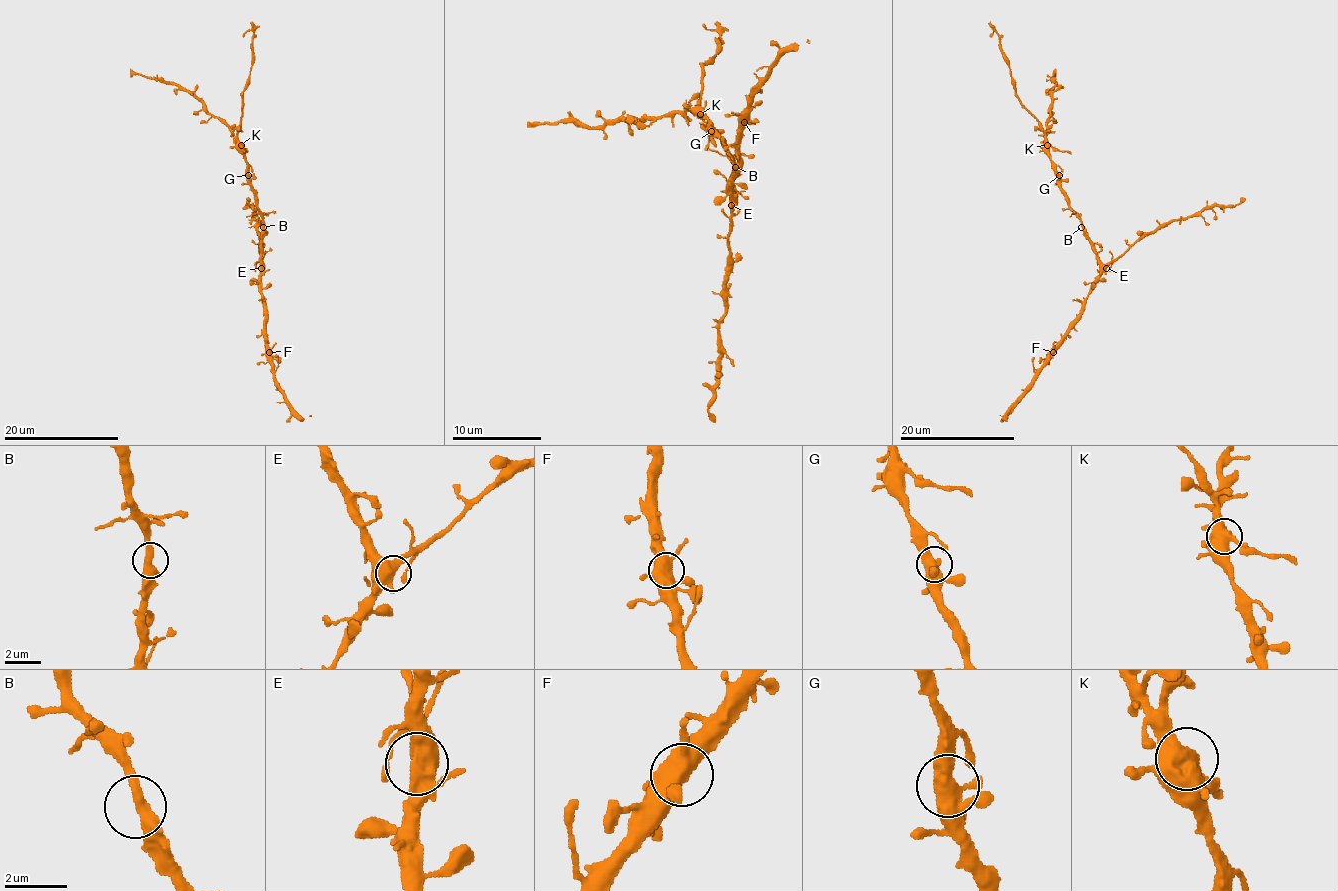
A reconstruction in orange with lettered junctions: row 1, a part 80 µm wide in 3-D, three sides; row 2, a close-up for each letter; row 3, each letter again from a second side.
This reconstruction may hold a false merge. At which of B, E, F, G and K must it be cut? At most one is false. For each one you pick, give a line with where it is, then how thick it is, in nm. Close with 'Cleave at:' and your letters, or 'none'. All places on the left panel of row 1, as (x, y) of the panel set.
K: at (241, 145); 550 nm thick
Cleave at: K

